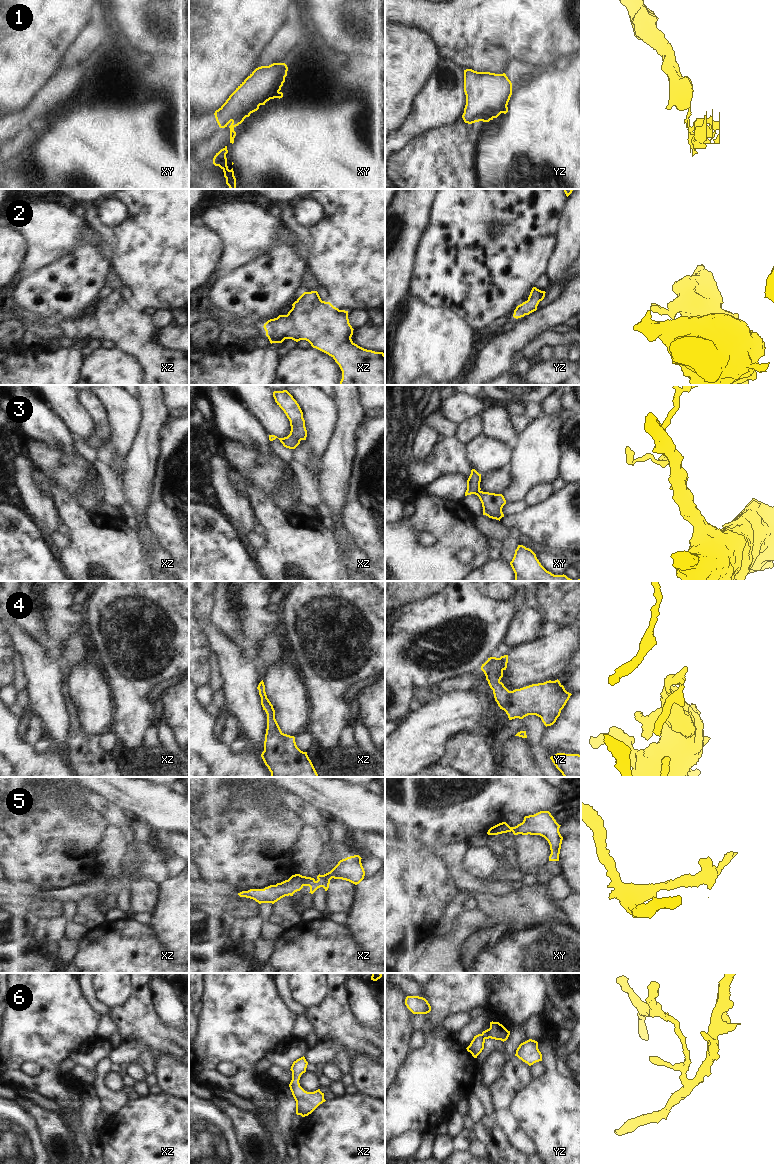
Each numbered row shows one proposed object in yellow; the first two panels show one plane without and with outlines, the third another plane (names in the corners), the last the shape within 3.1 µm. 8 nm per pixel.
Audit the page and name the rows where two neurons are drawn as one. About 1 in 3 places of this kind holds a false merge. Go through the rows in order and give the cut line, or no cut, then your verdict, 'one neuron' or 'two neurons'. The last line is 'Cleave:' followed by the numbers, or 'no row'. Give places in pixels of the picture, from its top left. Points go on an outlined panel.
1: cut in xy along (278, 91), (251, 111), (245, 112), (232, 121); two neurons
2: no cut; one neuron
3: no cut; one neuron
4: no cut; one neuron
5: no cut; one neuron
6: no cut; one neuron
Cleave: 1

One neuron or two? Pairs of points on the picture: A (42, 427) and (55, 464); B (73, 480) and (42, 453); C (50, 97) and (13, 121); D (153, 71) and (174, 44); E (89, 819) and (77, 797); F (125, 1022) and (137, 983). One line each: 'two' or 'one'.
A: two
B: one
C: one
D: two
E: two
F: one

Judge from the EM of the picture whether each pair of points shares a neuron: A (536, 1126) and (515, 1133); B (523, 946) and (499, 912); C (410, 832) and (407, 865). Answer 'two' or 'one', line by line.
A: two
B: two
C: two

